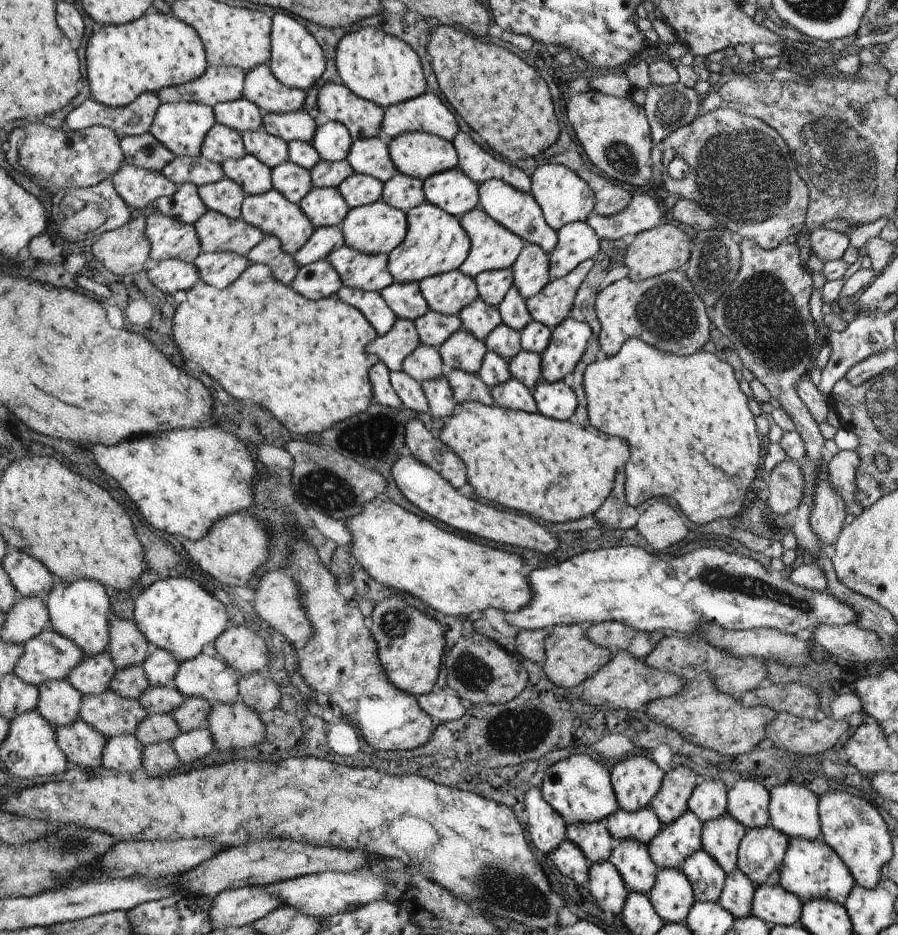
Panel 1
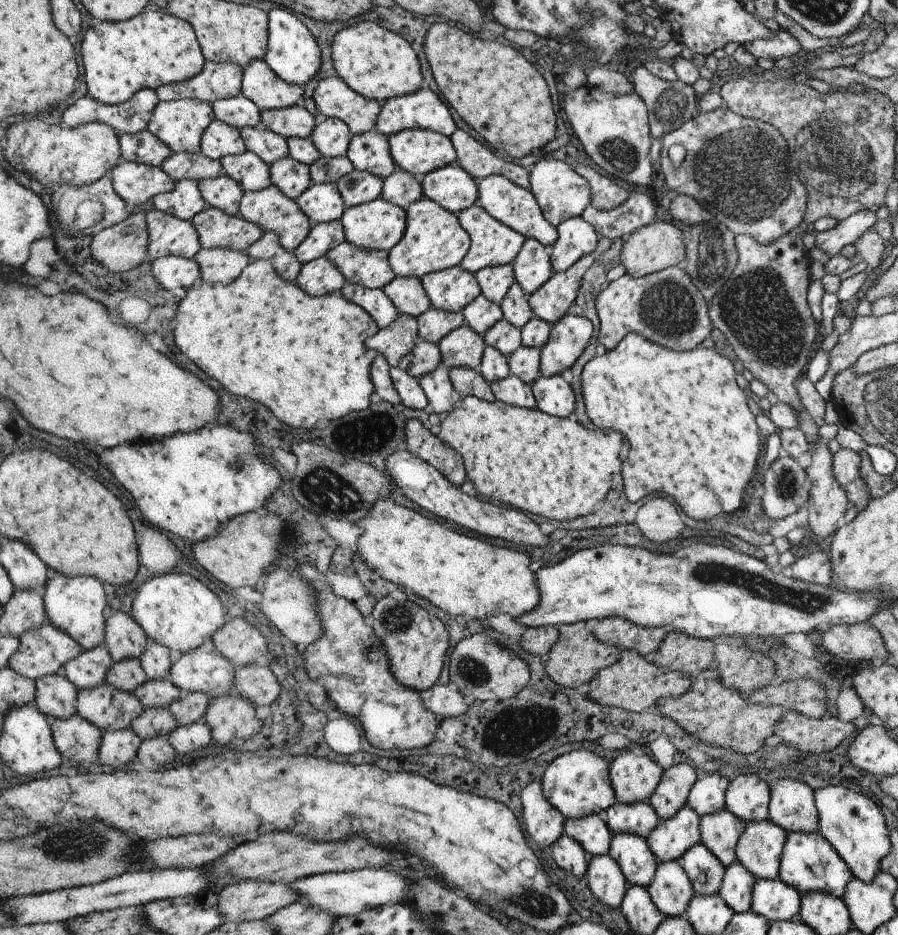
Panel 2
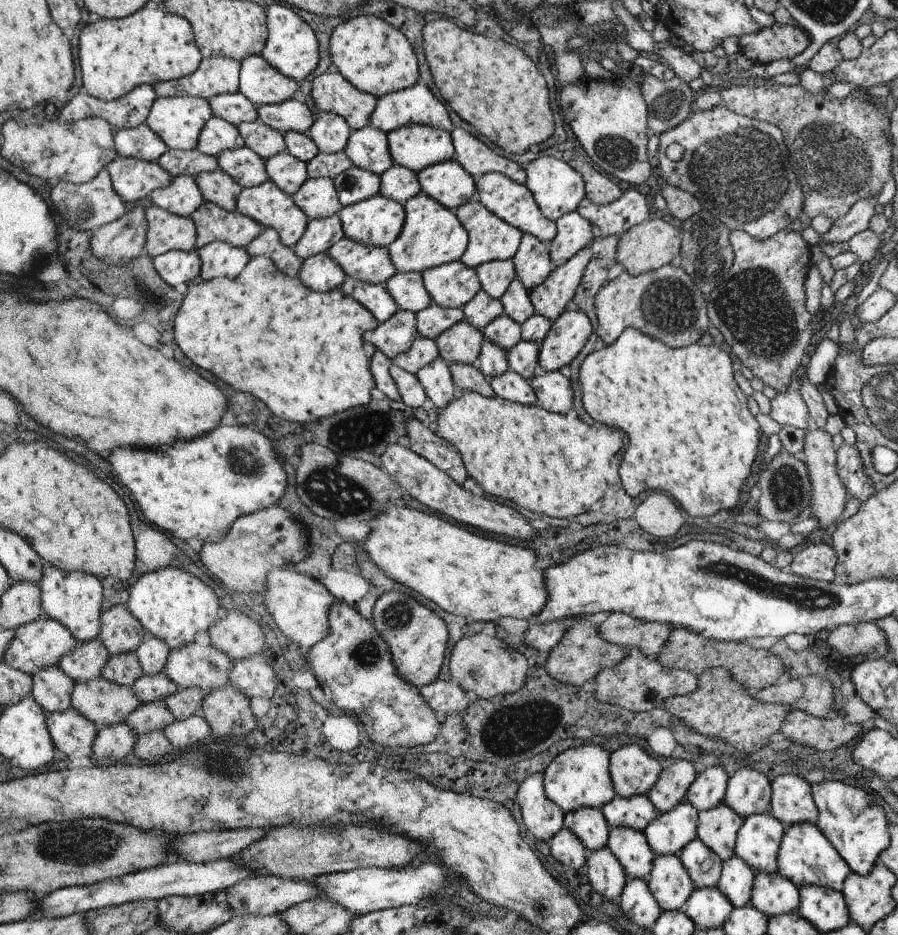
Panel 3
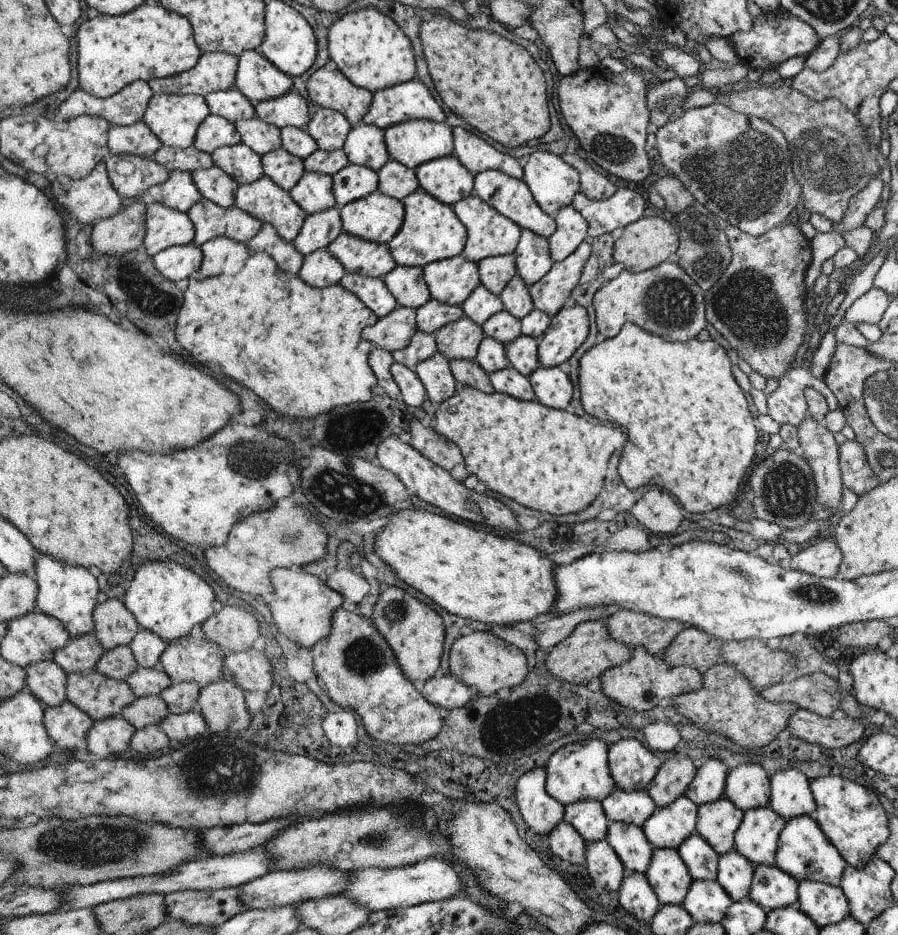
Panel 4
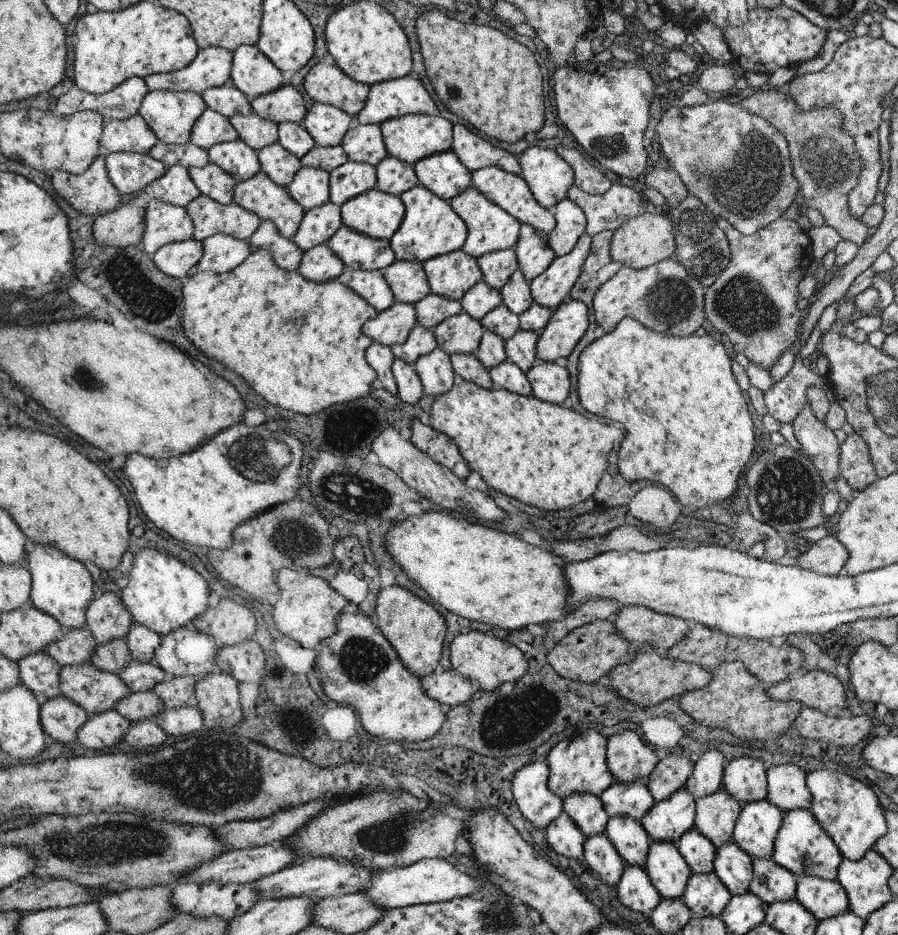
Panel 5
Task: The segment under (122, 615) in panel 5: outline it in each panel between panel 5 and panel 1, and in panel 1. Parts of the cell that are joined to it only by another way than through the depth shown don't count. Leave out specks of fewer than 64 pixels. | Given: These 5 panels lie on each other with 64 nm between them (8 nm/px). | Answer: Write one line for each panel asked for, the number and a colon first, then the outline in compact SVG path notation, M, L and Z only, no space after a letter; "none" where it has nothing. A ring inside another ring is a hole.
1: M113 620L111 622L111 640L107 652L117 670L127 666L141 666L149 656L151 644L139 630L133 620Z
2: M111 610L107 616L107 638L103 646L111 654L113 664L121 660L137 660L147 650L149 638L131 614Z
3: M121 604L105 606L105 612L99 620L101 632L97 638L103 642L109 656L133 652L145 636L143 624L139 624L139 620L131 616L131 612Z
4: M103 598L93 612L93 634L103 650L129 646L141 630L135 616L117 598Z

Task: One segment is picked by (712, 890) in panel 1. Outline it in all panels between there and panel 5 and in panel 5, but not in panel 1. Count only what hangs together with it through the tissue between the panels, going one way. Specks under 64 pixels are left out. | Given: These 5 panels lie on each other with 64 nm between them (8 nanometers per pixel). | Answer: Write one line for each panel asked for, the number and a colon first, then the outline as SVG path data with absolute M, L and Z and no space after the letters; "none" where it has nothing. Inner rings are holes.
2: M697 842L677 862L691 878L695 896L713 896L719 892L725 866L703 844Z
3: M699 838L691 840L681 852L677 852L677 856L681 858L683 868L687 868L695 890L717 886L723 860L711 848L707 848Z
4: M697 832L687 836L687 840L677 848L677 852L683 858L683 862L687 864L693 882L697 882L697 880L713 882L717 878L719 854Z
5: M695 826L685 832L677 842L677 850L687 860L691 874L709 874L713 872L713 860L715 860L715 844L705 838Z

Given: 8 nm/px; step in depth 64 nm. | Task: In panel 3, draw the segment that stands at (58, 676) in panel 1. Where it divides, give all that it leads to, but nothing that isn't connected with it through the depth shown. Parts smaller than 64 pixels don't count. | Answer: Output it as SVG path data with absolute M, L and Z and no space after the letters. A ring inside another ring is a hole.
M39 616L31 624L23 624L23 626L15 628L13 640L7 646L7 650L5 650L5 654L3 654L1 660L5 664L9 664L13 670L21 670L21 672L25 672L25 674L31 676L35 670L57 666L57 660L61 656L69 654L75 646L77 646L77 642L75 642L73 634L63 624L59 624L57 620L51 620L47 616Z

